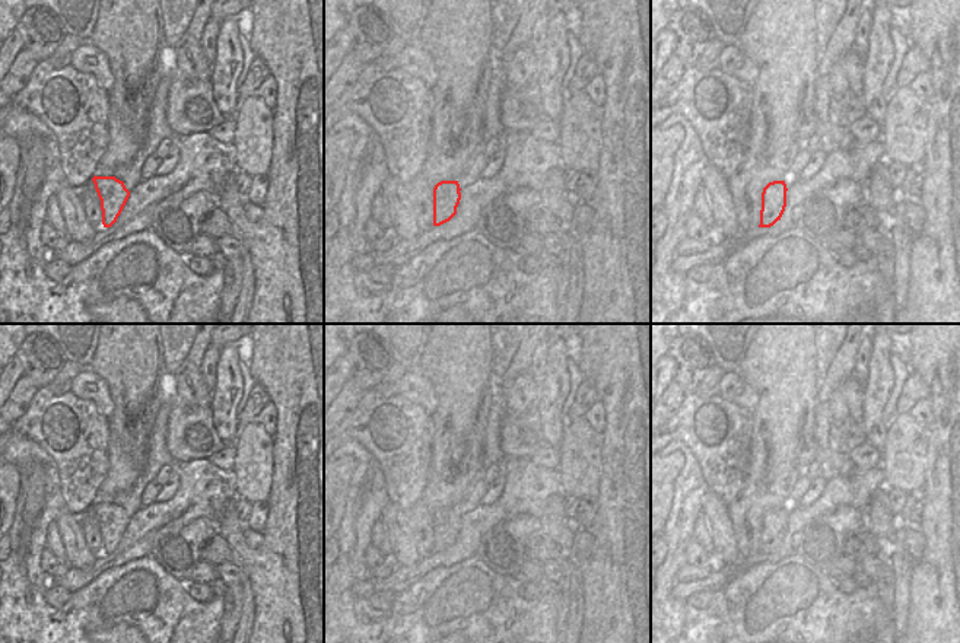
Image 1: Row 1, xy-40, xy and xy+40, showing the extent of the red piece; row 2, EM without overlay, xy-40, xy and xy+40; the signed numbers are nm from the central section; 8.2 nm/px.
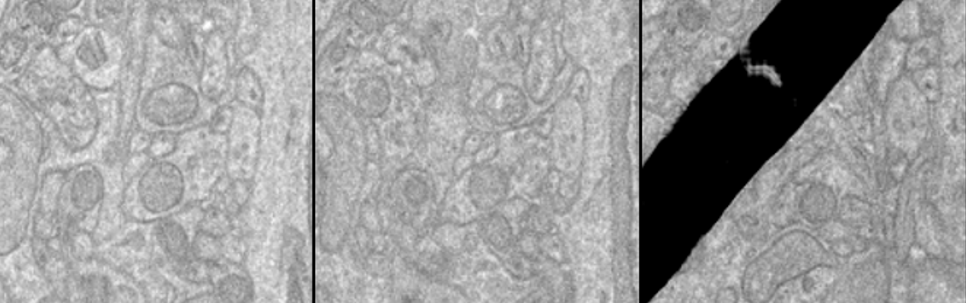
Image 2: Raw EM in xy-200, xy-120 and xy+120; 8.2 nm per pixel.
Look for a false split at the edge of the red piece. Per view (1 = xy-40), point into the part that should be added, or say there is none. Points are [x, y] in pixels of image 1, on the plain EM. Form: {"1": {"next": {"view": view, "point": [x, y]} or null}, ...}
{"1": {"next": null}}

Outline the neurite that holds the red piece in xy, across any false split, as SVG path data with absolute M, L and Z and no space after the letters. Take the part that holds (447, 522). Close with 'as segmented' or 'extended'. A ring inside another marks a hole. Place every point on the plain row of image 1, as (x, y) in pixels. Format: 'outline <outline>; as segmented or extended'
outline M441 507L433 515L433 553L449 548L461 526L458 507Z; as segmented

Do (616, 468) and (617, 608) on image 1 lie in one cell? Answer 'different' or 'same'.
same

